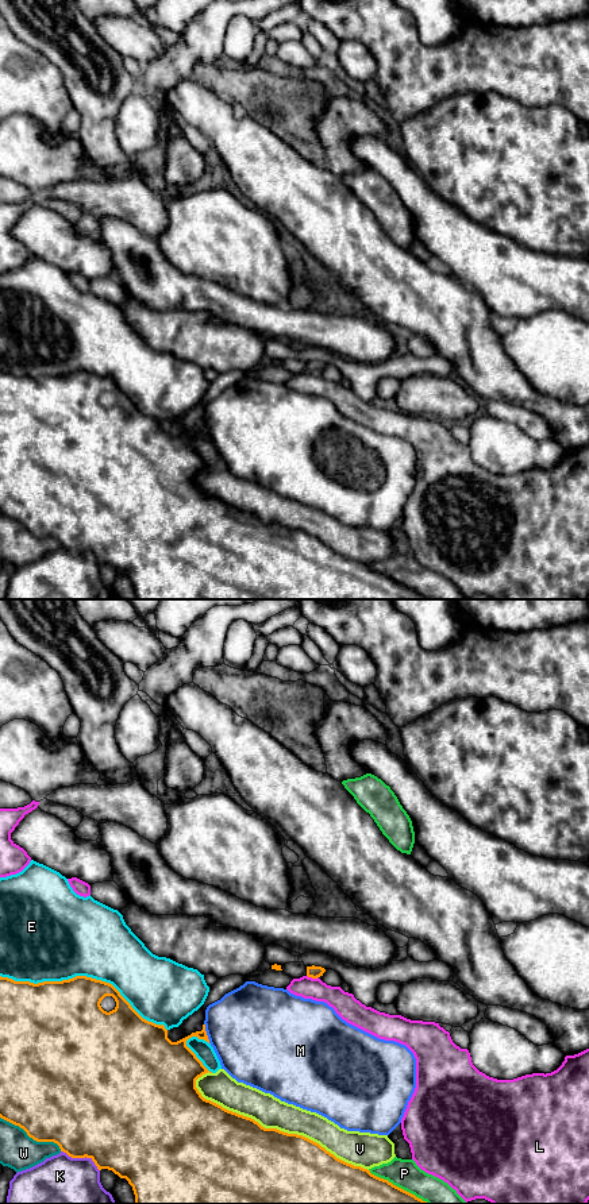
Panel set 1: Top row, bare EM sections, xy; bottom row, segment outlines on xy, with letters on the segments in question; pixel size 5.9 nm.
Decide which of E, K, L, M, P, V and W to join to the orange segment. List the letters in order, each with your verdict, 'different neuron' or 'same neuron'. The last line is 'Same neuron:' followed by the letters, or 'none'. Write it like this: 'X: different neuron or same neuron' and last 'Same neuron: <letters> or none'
E: different neuron
K: different neuron
L: different neuron
M: different neuron
P: different neuron
V: different neuron
W: different neuron
Same neuron: none

